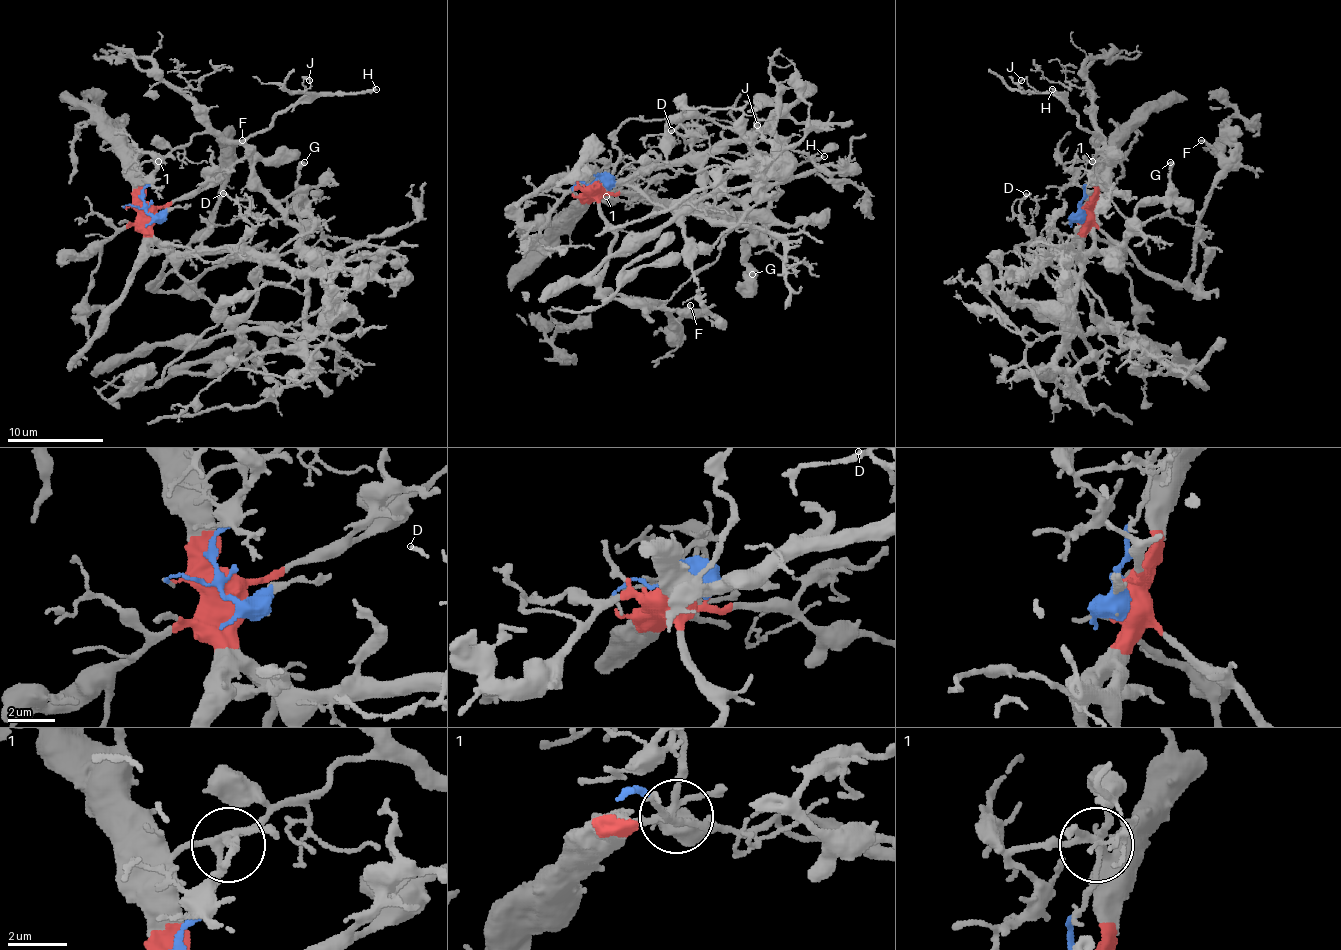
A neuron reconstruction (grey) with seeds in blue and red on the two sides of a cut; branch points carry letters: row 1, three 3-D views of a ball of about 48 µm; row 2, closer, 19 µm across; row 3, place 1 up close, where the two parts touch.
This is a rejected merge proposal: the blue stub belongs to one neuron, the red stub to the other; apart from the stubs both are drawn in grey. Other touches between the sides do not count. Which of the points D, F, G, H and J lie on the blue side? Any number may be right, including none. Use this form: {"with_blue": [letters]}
{"with_blue": ["H", "J"]}

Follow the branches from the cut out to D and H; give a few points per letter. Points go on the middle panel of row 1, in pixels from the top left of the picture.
D: (594, 184), (599, 187), (681, 160), (690, 151), (690, 141), (698, 129), (688, 124), (671, 129)
H: (594, 184), (599, 194), (623, 201), (637, 196), (647, 204), (695, 206), (726, 177), (825, 156)

